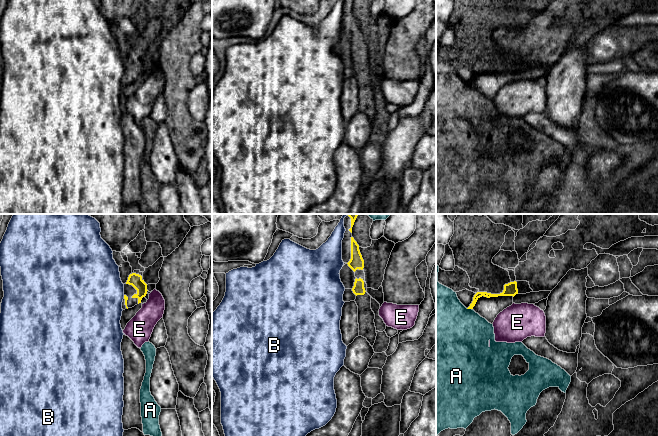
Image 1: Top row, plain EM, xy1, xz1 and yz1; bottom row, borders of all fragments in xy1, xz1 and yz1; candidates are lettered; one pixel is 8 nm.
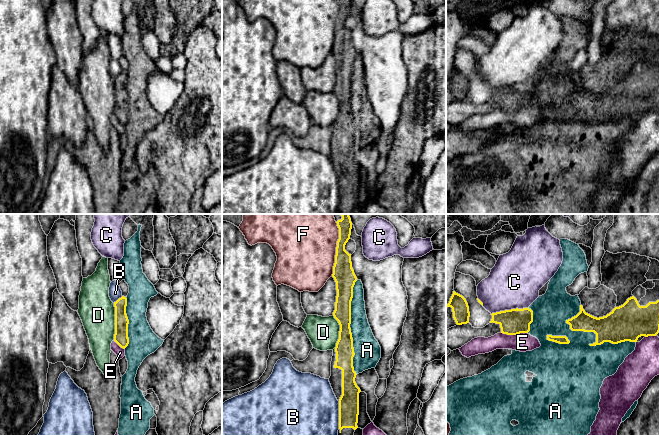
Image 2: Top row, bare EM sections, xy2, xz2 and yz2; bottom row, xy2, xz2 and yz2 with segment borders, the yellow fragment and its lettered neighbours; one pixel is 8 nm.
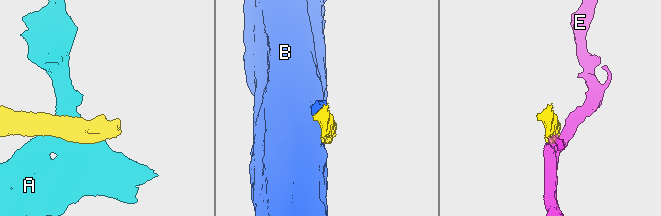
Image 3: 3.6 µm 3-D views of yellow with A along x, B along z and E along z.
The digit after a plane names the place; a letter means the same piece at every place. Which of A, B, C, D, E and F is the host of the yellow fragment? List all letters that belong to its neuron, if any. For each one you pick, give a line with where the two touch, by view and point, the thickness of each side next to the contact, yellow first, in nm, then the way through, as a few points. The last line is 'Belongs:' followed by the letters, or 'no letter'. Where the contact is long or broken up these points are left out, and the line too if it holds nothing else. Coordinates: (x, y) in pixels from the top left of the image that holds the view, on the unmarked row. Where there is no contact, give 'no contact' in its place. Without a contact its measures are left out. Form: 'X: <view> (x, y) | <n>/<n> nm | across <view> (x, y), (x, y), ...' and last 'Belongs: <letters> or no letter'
Belongs: no letter

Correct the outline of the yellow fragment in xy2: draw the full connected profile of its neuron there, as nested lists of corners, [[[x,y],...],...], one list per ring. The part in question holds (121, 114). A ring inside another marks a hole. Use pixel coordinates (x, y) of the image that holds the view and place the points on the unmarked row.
[[[122,72],[116,78],[115,83],[115,110],[114,117],[123,125],[129,120],[128,100],[129,96],[126,90],[127,74]]]

